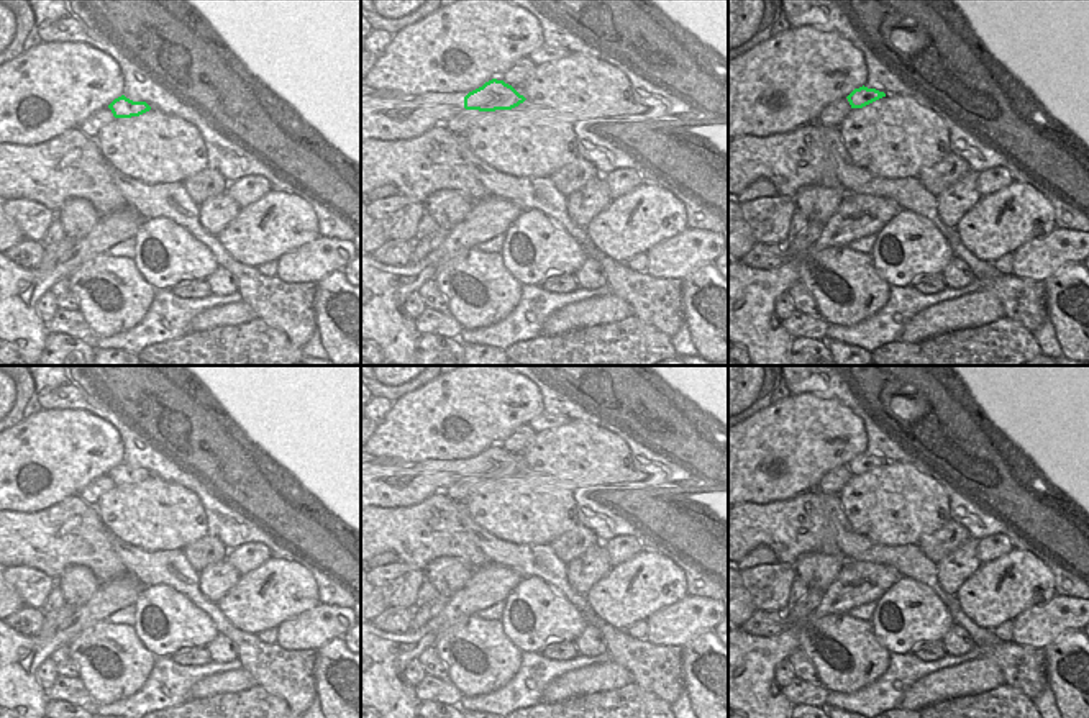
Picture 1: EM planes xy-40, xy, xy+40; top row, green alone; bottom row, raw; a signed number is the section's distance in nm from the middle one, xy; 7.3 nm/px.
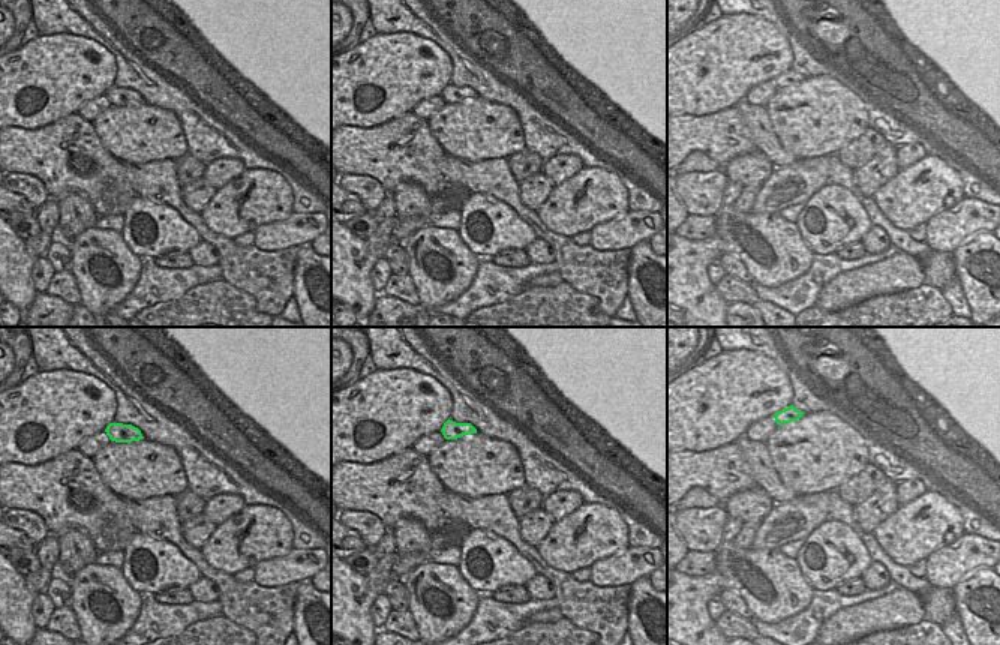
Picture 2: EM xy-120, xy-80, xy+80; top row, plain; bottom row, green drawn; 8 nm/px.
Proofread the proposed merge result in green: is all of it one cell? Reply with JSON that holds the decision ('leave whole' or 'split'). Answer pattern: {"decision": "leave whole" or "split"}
{"decision": "leave whole"}

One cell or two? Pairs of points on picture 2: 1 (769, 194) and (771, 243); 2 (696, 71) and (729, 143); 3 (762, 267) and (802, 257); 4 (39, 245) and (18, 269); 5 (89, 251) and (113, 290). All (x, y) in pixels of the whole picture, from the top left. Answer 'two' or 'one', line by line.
1: two
2: two
3: one
4: two
5: one

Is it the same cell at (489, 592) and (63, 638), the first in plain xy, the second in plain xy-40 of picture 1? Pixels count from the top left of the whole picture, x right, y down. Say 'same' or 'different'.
same

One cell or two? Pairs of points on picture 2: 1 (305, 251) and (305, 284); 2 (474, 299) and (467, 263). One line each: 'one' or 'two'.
1: one
2: two

